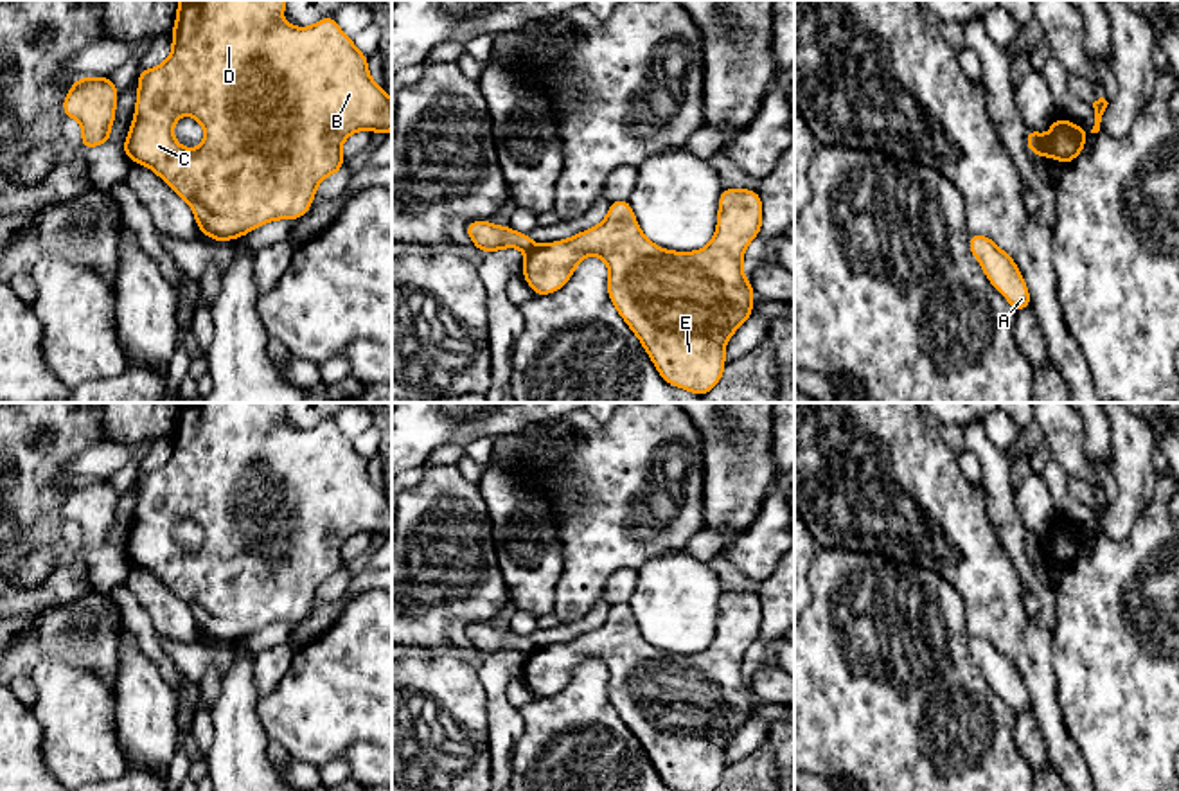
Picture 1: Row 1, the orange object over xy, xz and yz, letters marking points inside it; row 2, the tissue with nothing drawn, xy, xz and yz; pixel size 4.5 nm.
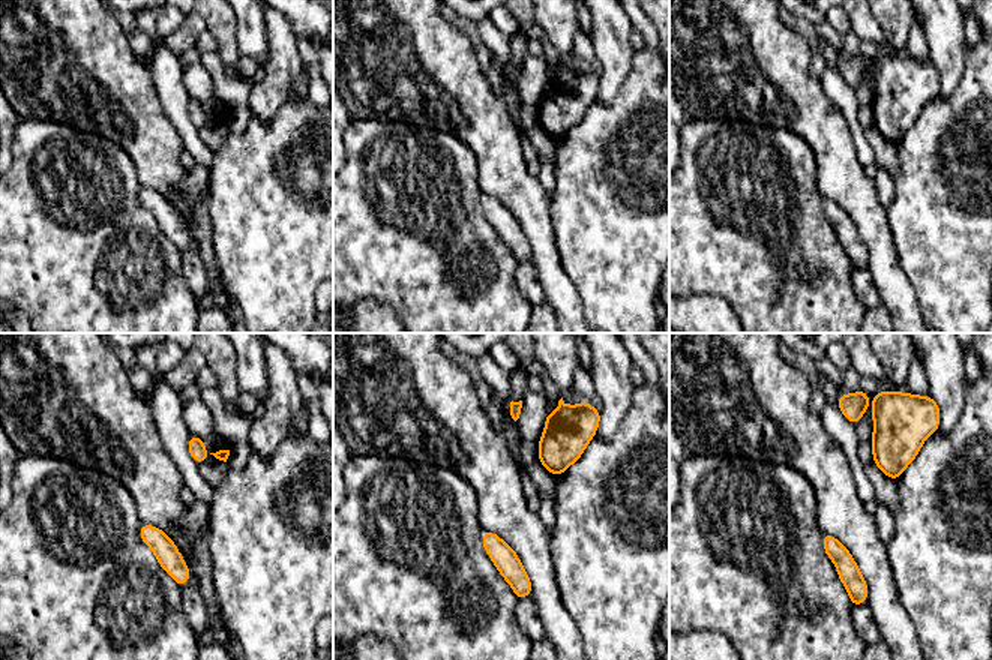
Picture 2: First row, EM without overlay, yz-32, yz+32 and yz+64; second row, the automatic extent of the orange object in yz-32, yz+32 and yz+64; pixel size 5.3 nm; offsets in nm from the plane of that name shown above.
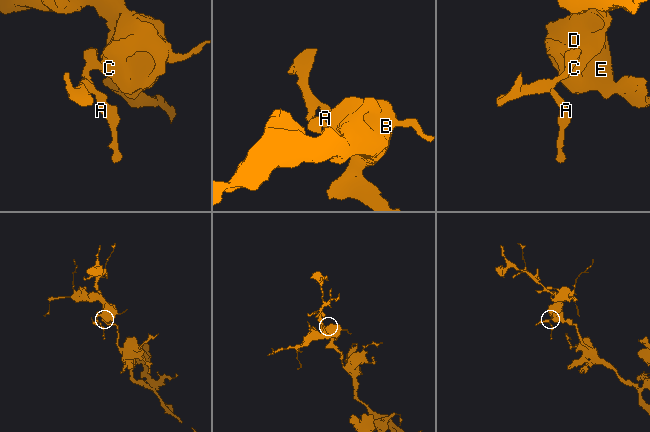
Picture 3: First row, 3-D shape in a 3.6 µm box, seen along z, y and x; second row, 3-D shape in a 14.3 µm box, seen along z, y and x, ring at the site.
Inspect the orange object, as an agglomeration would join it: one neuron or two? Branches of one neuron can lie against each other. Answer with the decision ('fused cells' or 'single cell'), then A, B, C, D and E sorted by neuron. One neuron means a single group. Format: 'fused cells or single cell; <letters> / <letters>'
fused cells; A / B C D E

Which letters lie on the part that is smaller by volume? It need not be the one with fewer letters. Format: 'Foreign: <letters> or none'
Foreign: A

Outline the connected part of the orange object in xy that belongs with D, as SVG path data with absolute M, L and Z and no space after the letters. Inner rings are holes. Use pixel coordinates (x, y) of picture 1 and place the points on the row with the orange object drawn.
M178 0L176 25L171 32L171 56L162 65L140 70L137 76L138 95L135 117L122 149L131 162L153 169L178 196L182 196L192 207L199 232L214 241L243 237L268 221L302 218L313 205L318 183L325 176L341 171L345 160L340 147L347 137L359 129L374 133L392 131L392 99L385 93L381 84L370 79L367 68L368 58L354 47L352 38L341 32L332 14L322 18L315 25L298 29L280 20L284 9L286 0ZM182 113L189 113L205 128L205 140L196 149L182 147L173 137L173 126Z

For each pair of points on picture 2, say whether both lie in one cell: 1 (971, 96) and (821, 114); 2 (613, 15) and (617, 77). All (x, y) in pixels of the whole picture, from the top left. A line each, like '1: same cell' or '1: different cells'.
1: different cells
2: same cell

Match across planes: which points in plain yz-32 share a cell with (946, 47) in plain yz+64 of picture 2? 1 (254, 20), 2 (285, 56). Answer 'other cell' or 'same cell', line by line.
1: other cell
2: same cell

